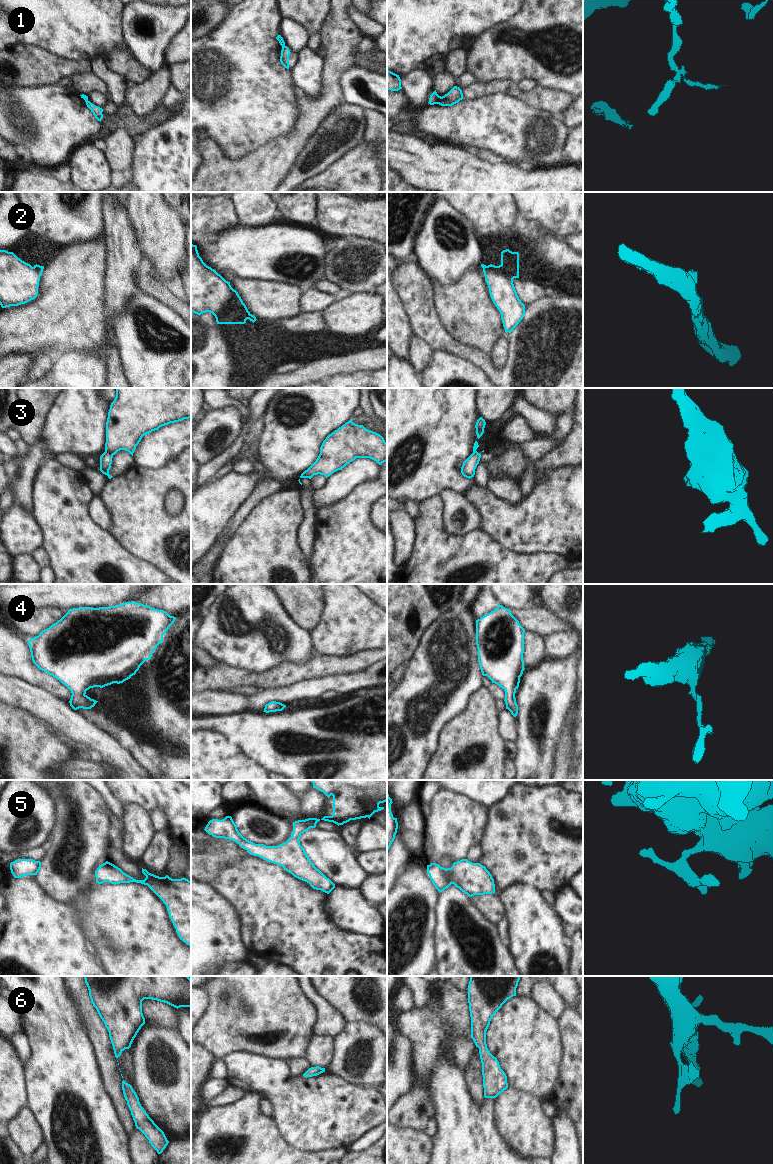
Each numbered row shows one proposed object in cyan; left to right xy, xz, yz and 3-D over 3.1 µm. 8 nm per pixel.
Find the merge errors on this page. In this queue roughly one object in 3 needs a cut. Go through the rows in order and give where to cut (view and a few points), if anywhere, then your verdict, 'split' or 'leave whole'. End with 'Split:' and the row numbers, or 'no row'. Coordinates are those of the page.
1: cut in yz along (441, 97), (438, 103); split
2: no cut; leave whole
3: cut in xy along (105, 450), (112, 455); split
4: no cut; leave whole
5: no cut; leave whole
6: no cut; leave whole
Split: 1, 3

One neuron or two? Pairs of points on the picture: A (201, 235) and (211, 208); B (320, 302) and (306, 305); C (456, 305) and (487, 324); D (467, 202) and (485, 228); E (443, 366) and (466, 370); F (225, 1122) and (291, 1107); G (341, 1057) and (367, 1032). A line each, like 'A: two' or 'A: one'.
A: one
B: one
C: one
D: one
E: one
F: two
G: one

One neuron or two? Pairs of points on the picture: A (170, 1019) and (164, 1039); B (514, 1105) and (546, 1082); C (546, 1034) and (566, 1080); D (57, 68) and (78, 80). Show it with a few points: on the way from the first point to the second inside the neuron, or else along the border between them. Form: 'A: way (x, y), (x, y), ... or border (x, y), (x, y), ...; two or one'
A: border (145, 1023), (176, 1031); two
B: border (508, 1087), (530, 1093), (540, 1100); two
C: border (562, 1043), (560, 1074), (554, 1089); two
D: border (90, 71), (76, 73), (70, 77); two

